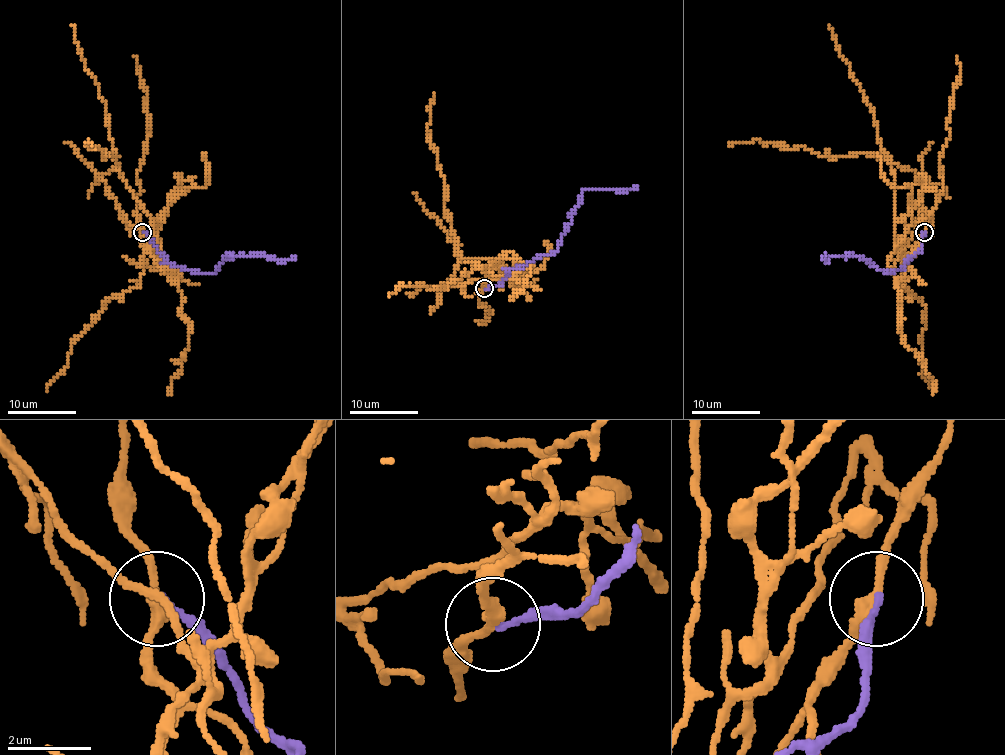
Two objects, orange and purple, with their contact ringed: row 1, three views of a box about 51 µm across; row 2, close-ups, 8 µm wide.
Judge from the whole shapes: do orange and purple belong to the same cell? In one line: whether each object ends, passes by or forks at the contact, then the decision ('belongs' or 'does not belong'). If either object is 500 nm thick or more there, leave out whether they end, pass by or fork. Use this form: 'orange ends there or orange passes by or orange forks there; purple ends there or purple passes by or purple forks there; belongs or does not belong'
orange passes by; purple ends there; does not belong

